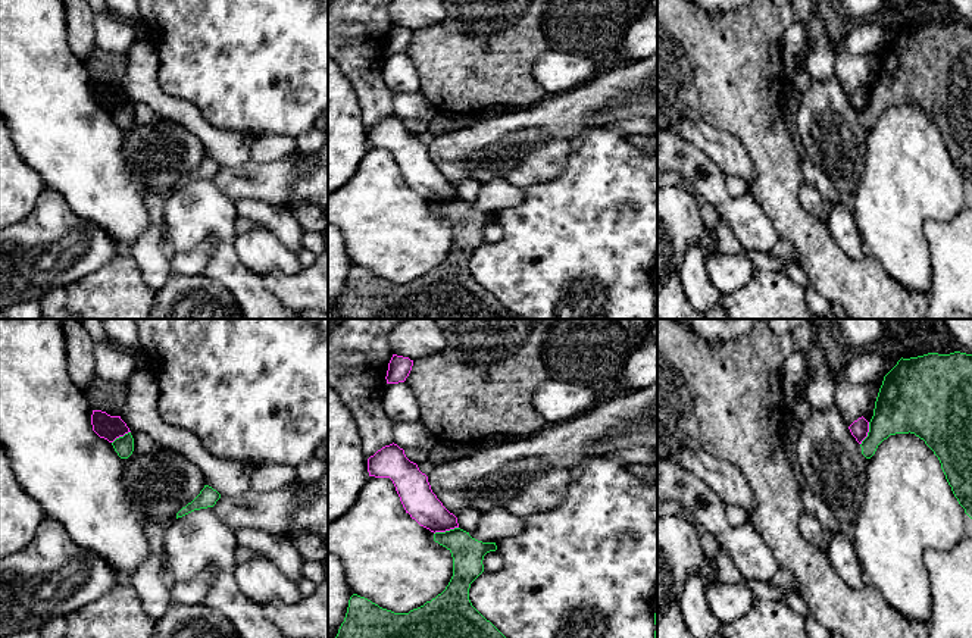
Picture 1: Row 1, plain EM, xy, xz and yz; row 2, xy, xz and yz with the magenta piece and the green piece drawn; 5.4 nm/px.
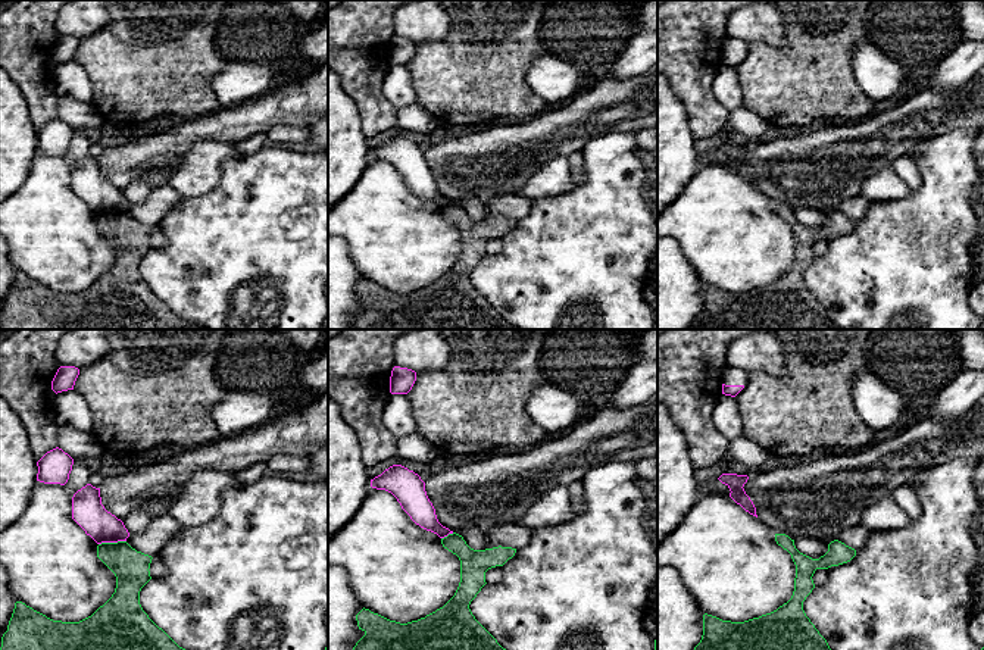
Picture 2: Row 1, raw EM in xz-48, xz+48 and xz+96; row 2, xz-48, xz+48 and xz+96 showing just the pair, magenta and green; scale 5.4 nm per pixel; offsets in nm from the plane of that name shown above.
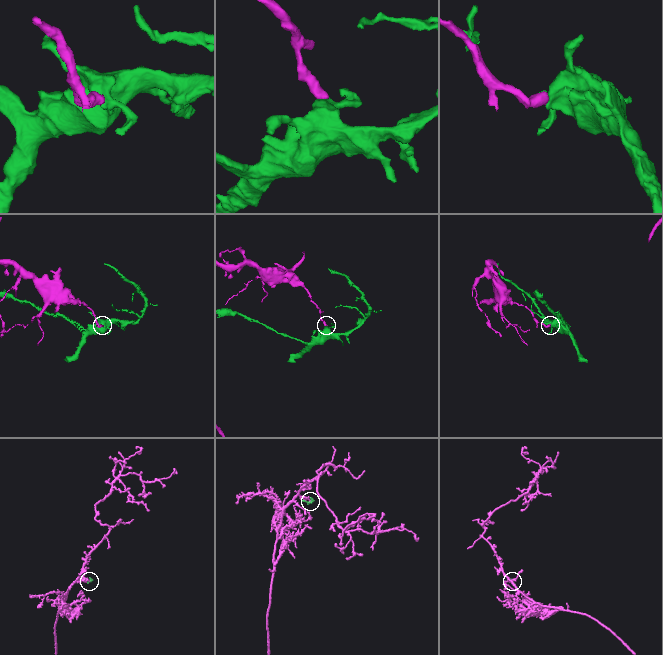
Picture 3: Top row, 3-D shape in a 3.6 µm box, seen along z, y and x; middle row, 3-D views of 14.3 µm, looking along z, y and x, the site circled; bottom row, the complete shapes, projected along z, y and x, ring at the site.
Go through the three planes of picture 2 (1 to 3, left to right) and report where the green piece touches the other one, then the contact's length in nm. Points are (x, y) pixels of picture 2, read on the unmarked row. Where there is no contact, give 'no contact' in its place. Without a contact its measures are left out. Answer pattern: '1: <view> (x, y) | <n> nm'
1: xz-48 (112, 212) | 150 nm
2: xz+48 (447, 205) | 80 nm
3: no contact

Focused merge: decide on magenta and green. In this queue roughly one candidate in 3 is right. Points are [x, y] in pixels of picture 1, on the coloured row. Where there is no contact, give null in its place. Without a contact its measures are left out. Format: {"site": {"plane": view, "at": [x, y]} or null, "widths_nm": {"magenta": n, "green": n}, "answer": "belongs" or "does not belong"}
{"site": {"plane": "xz", "at": [446, 529]}, "widths_nm": {"magenta": 180, "green": 180}, "answer": "does not belong"}

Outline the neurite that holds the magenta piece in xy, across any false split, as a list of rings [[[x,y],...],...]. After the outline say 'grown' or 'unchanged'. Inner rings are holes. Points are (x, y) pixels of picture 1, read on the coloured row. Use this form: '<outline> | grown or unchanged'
[[[93,410],[91,415],[93,431],[100,437],[113,442],[116,438],[131,432],[121,416],[110,416],[101,410]]] | unchanged

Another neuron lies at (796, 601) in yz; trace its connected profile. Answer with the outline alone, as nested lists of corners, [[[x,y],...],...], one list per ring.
[[[790,594],[782,601],[801,616],[806,616],[809,613],[809,607],[804,598],[798,594]]]

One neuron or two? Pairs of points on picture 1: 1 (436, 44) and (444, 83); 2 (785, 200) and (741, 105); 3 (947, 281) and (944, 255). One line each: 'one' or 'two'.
1: one
2: one
3: one

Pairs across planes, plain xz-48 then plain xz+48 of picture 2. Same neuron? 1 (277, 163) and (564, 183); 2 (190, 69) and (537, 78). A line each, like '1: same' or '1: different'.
1: different
2: different

